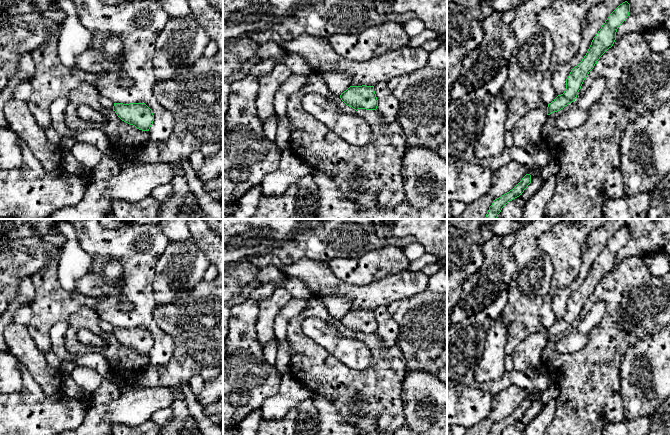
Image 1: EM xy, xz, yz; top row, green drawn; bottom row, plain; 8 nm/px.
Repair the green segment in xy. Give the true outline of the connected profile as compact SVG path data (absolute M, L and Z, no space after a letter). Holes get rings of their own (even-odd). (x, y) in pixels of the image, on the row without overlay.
M114 327L113 335L122 345L142 355L149 355L154 345L152 334L145 327Z

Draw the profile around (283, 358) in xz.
M287 339L278 341L277 358L275 367L280 372L288 372L290 365L290 343Z

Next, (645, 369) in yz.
M670 324L657 333L635 339L625 352L619 372L625 419L650 417L670 396Z

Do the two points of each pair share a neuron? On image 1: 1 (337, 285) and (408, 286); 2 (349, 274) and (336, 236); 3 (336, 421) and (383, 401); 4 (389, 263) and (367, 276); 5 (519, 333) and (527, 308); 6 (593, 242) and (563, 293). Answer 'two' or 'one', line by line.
1: one
2: two
3: two
4: one
5: one
6: one

